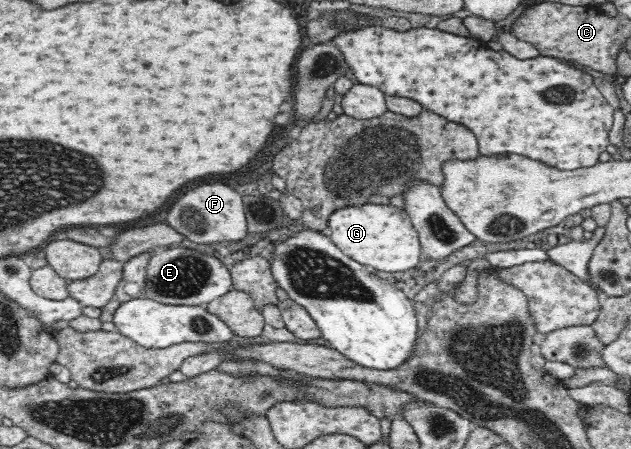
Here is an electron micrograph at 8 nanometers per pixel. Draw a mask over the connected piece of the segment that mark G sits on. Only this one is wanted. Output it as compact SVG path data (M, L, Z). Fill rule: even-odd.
M391 204L342 206L330 214L328 226L331 228L331 240L345 256L381 272L409 270L417 266L423 256L418 232L409 215L404 209Z

